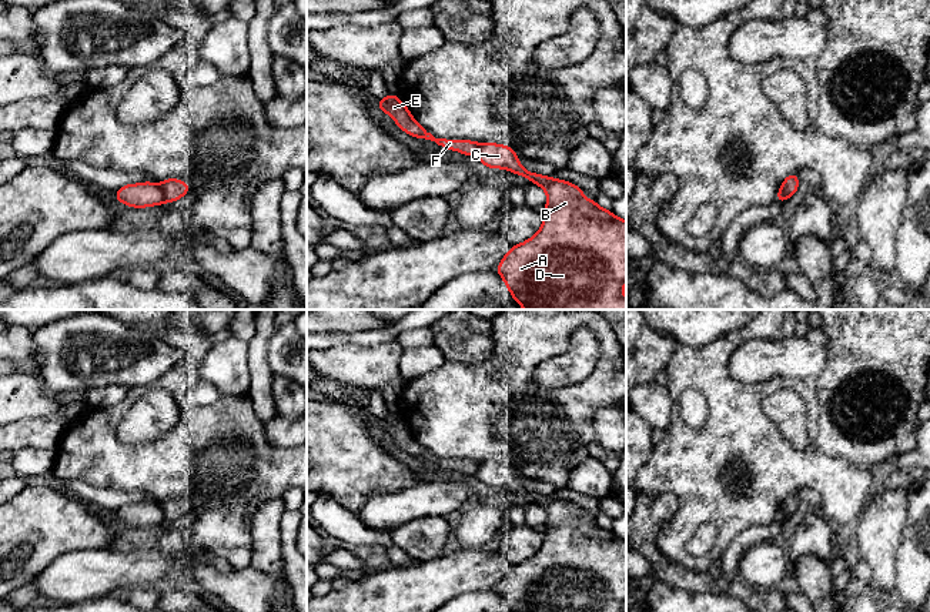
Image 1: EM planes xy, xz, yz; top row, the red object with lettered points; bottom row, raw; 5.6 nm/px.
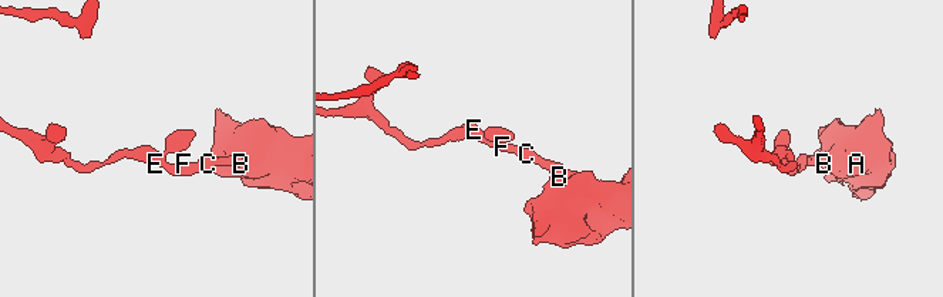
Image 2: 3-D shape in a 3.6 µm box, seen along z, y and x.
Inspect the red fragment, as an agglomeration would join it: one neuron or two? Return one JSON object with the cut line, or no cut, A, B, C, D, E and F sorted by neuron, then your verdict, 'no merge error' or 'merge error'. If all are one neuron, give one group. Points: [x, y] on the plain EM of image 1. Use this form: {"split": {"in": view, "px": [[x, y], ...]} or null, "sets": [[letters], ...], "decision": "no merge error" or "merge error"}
{"split": {"in": "xy", "px": [[159, 504], [166, 521]]}, "sets": [["A", "B", "C", "D"], ["E", "F"]], "decision": "merge error"}

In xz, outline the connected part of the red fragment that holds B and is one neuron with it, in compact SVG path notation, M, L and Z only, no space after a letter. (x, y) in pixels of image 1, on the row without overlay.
M481 464L478 479L486 488L505 488L542 506L548 514L543 545L529 559L511 565L495 591L509 612L622 612L626 602L626 541L586 519L583 509L569 501L528 491L511 465Z

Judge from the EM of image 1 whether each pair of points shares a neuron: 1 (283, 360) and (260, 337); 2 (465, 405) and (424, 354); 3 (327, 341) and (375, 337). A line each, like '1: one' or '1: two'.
1: two
2: two
3: one

